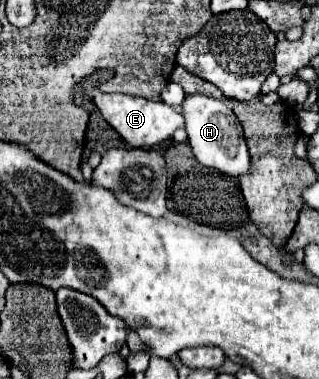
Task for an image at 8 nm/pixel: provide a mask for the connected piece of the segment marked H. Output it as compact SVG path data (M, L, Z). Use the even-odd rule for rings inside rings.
M187 95L185 101L181 103L181 109L183 109L189 145L193 147L193 153L201 165L217 169L217 171L233 175L233 177L247 173L249 153L247 153L243 129L241 129L241 123L237 121L235 113L223 101L211 99L207 95Z

